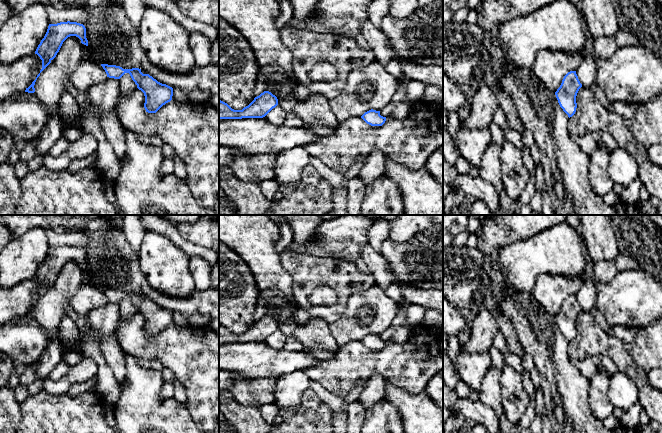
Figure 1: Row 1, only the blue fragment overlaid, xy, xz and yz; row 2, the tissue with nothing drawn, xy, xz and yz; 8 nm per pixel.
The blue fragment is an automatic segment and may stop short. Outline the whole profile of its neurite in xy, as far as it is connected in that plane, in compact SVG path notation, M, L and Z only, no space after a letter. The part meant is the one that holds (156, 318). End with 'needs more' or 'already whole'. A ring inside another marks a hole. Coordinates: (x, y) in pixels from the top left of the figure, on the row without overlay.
M101 288L101 290L109 302L120 303L125 297L129 297L137 312L144 317L144 332L148 337L156 337L172 324L172 311L158 306L149 298L143 298L139 292L123 293L120 290L108 288Z; already whole

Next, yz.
M570 295L564 300L560 311L555 316L560 331L569 342L576 336L576 320L581 311L582 308L578 303L576 295Z; already whole

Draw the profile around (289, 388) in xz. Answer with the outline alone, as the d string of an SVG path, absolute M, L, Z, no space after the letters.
M297 370L277 378L274 387L274 404L279 409L301 405L302 395L310 387L310 383L310 378L303 370Z

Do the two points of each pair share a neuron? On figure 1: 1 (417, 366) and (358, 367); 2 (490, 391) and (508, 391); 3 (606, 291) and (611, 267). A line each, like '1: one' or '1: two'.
1: one
2: two
3: two

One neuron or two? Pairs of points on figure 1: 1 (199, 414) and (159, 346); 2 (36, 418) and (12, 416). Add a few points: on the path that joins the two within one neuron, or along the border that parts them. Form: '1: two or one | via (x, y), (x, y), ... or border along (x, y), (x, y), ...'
1: one | via (199, 397), (199, 385), (176, 362)
2: two | border along (19, 403), (21, 422)

